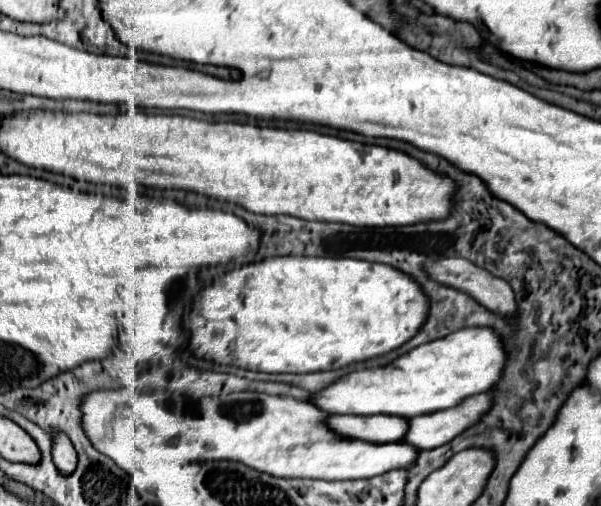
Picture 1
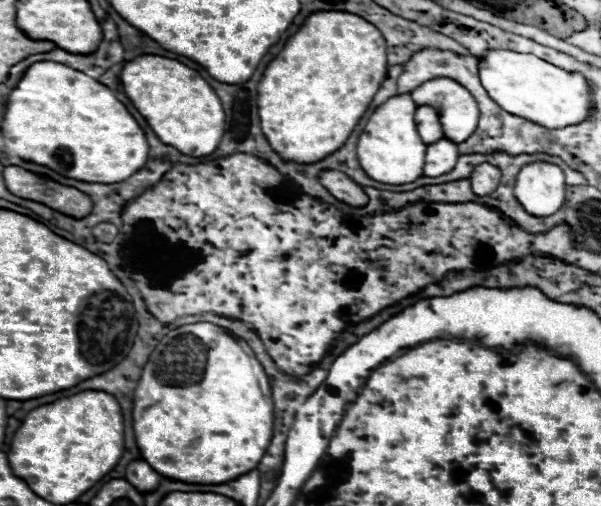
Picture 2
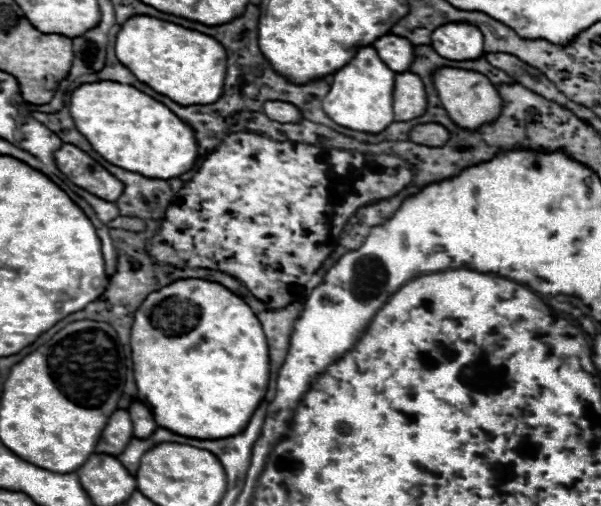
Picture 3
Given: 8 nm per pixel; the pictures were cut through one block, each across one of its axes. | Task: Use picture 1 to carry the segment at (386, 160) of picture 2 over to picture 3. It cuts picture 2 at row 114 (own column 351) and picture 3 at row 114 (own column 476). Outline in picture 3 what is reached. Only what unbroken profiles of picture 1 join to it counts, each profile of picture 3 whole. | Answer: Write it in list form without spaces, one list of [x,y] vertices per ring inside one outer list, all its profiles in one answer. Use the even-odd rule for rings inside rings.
[[[364,46],[356,52],[352,62],[348,62],[340,70],[336,70],[336,74],[332,74],[330,90],[322,100],[322,110],[336,124],[340,124],[344,128],[378,134],[390,122],[394,122],[394,110],[392,110],[394,78],[396,78],[396,72],[392,72],[380,60],[376,50],[372,46]]]

